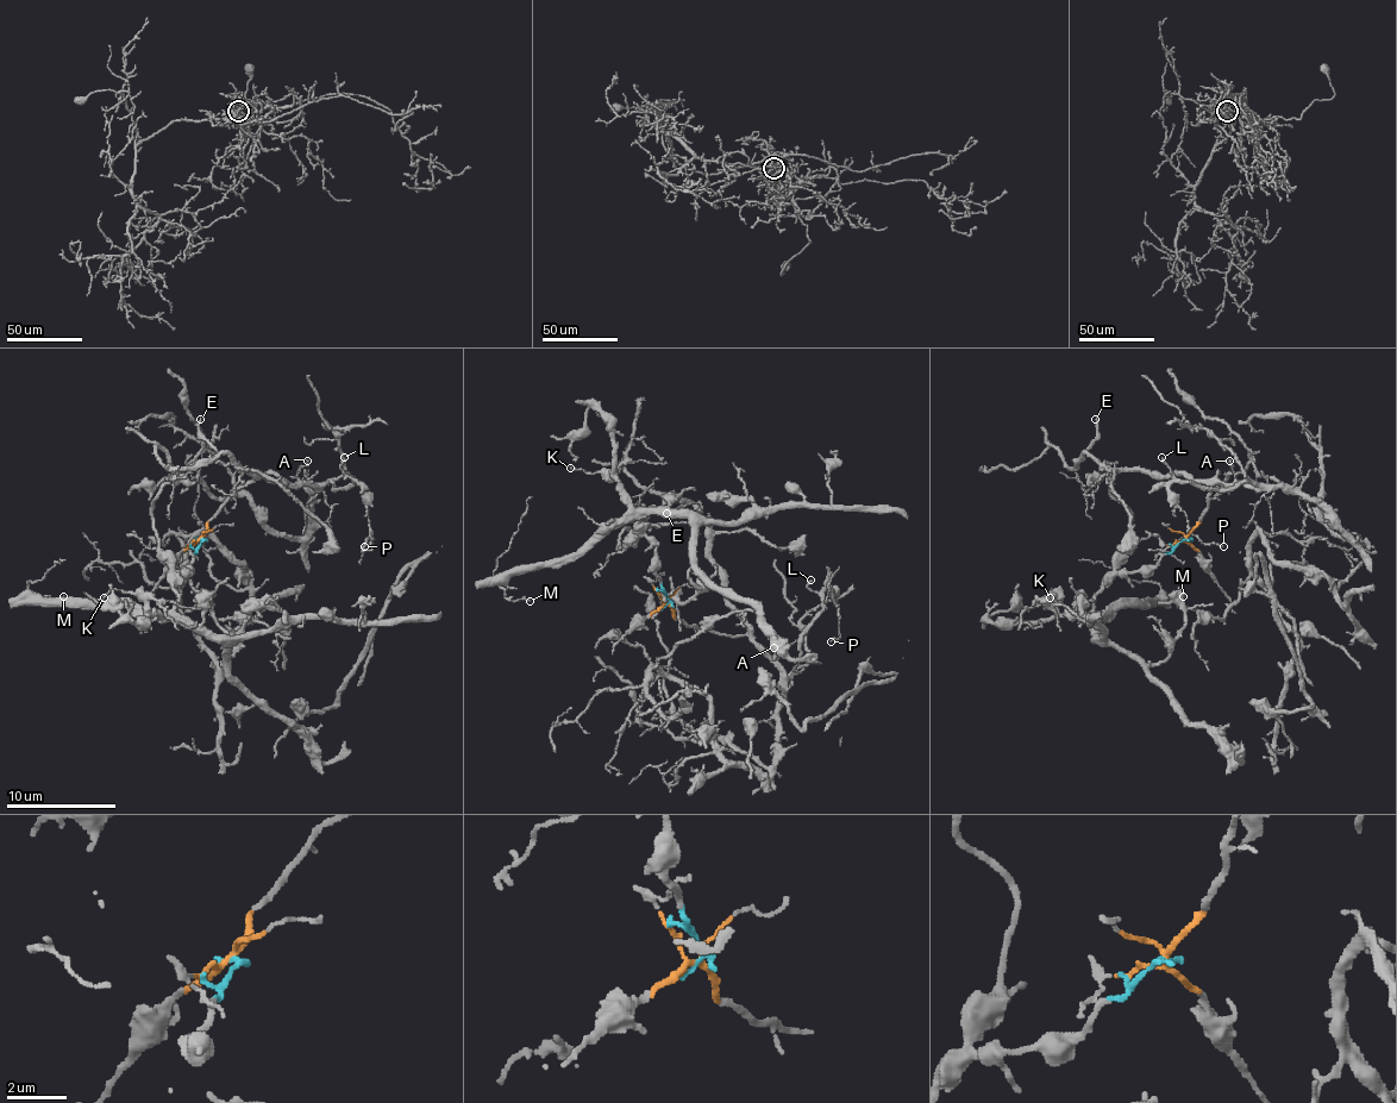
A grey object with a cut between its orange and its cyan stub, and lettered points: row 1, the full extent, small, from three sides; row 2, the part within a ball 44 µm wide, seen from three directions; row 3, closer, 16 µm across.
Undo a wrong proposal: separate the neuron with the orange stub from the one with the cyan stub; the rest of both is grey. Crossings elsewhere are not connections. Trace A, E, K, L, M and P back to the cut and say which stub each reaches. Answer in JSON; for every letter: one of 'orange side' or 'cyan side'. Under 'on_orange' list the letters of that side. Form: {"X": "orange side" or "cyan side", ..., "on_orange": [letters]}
{"A": "orange side", "E": "orange side", "K": "cyan side", "L": "orange side", "M": "cyan side", "P": "orange side", "on_orange": ["A", "E", "L", "P"]}

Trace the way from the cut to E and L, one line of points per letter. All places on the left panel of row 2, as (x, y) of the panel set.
E: (201, 538), (210, 519), (237, 489), (267, 472), (277, 472), (280, 478), (242, 470), (198, 430), (201, 419)
L: (201, 538), (220, 506), (267, 472), (290, 484), (330, 481), (345, 489), (356, 481), (340, 468), (343, 457)

